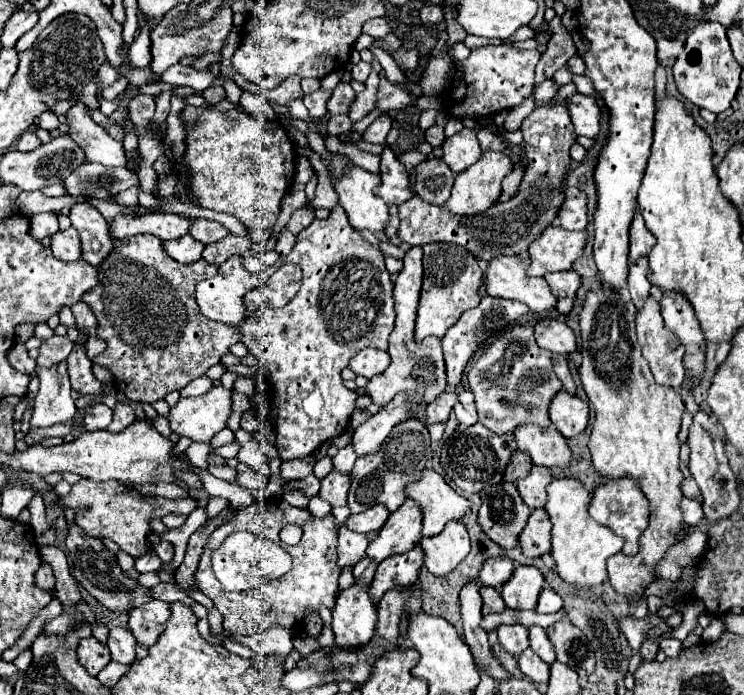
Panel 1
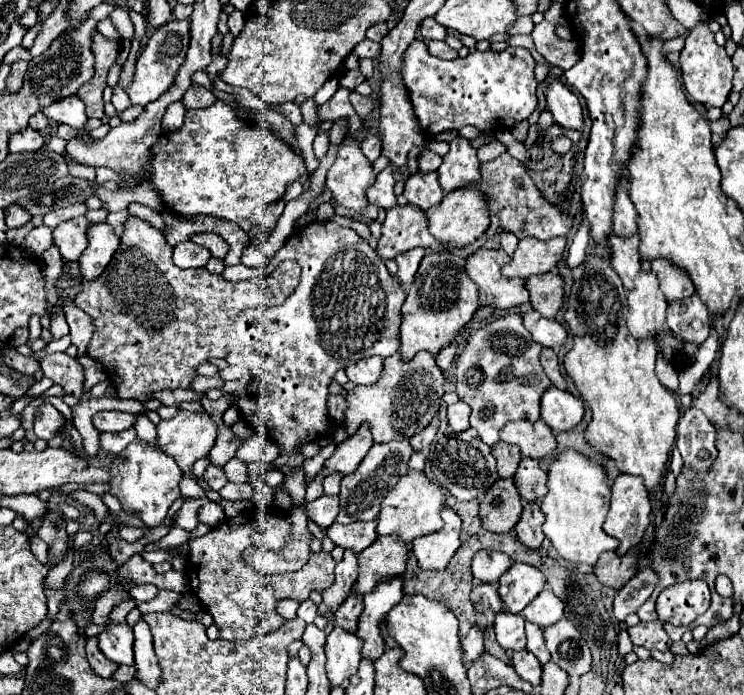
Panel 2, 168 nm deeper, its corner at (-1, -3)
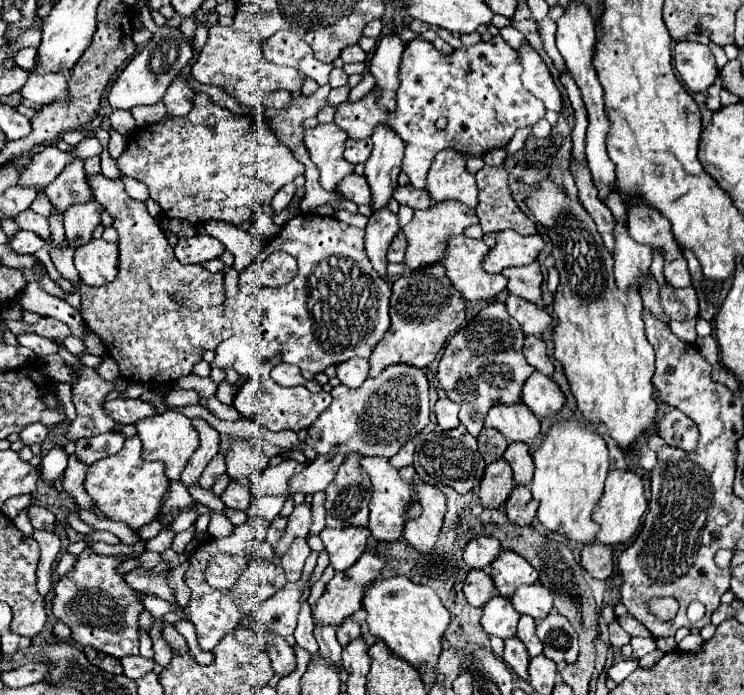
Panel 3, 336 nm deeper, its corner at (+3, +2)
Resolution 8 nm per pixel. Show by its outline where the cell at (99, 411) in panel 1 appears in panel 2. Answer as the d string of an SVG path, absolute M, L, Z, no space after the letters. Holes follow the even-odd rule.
M99 411L95 417L93 417L93 425L99 433L105 433L105 431L111 431L111 433L119 433L123 429L129 429L133 427L135 423L135 417L133 413L121 413L121 411Z

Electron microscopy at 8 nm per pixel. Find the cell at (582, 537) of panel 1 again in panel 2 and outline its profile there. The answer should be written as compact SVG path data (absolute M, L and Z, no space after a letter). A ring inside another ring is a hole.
M565 451L549 465L549 493L541 499L541 511L545 513L543 533L551 539L559 557L573 565L595 567L601 553L615 551L619 541L603 531L603 521L609 509L609 483L599 463L575 453Z

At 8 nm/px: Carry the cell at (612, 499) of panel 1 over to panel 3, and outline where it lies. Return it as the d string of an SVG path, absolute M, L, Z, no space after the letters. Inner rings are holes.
M611 470L609 476L605 478L603 496L597 500L597 506L593 510L593 520L599 524L597 540L601 544L627 542L639 528L639 522L645 510L647 510L647 498L645 498L643 480L631 470Z

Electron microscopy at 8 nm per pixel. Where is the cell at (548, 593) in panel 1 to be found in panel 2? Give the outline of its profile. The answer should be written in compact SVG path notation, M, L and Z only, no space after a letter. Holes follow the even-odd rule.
M545 587L525 609L523 609L523 617L531 623L537 623L541 627L547 627L547 625L553 625L557 623L559 619L563 619L563 601L559 597L555 597L555 593Z

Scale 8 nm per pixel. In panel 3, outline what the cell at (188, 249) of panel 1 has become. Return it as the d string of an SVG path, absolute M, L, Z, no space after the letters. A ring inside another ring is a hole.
M195 234L193 238L179 238L175 246L175 256L181 264L201 264L223 254L225 246L207 234Z

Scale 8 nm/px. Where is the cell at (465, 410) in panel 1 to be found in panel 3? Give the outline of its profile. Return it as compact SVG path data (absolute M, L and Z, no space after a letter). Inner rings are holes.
M443 398L443 400L437 400L435 404L435 414L437 414L437 424L443 428L443 430L451 430L451 428L457 428L459 426L459 408L457 404L453 404L449 398Z

